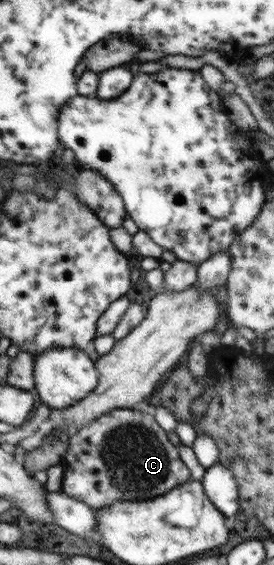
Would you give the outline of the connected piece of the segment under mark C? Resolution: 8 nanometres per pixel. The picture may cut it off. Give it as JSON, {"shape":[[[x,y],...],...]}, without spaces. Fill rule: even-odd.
{"shape":[[[115,409],[83,426],[67,440],[67,452],[59,462],[63,465],[61,490],[69,497],[88,504],[93,510],[111,506],[118,500],[146,500],[161,496],[189,480],[189,470],[179,460],[177,448],[151,414],[136,409]]]}

